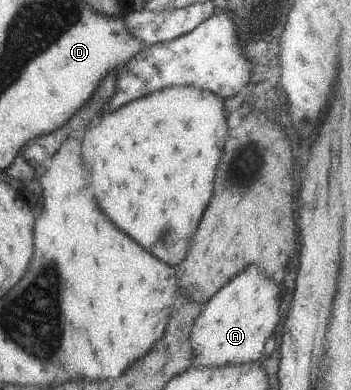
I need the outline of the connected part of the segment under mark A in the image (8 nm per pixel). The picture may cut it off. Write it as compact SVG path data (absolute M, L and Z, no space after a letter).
M249 264L239 272L237 276L232 276L222 285L215 294L212 294L205 302L205 308L201 314L195 318L191 334L189 334L189 344L191 344L191 356L193 356L193 367L224 367L227 365L253 363L253 360L261 358L263 344L267 342L273 334L277 322L279 322L279 292L281 286L269 280L255 264Z

